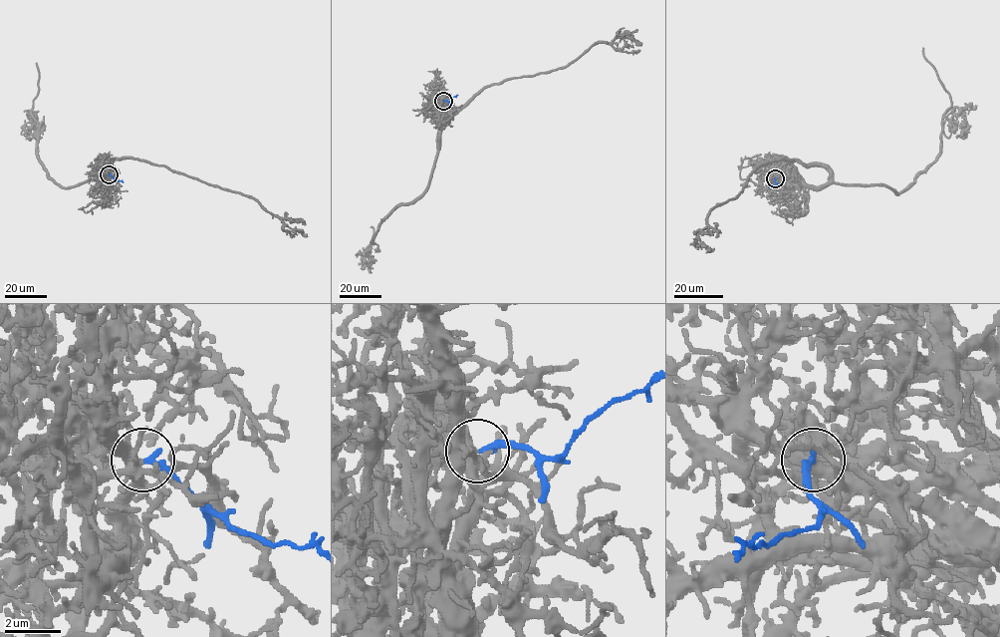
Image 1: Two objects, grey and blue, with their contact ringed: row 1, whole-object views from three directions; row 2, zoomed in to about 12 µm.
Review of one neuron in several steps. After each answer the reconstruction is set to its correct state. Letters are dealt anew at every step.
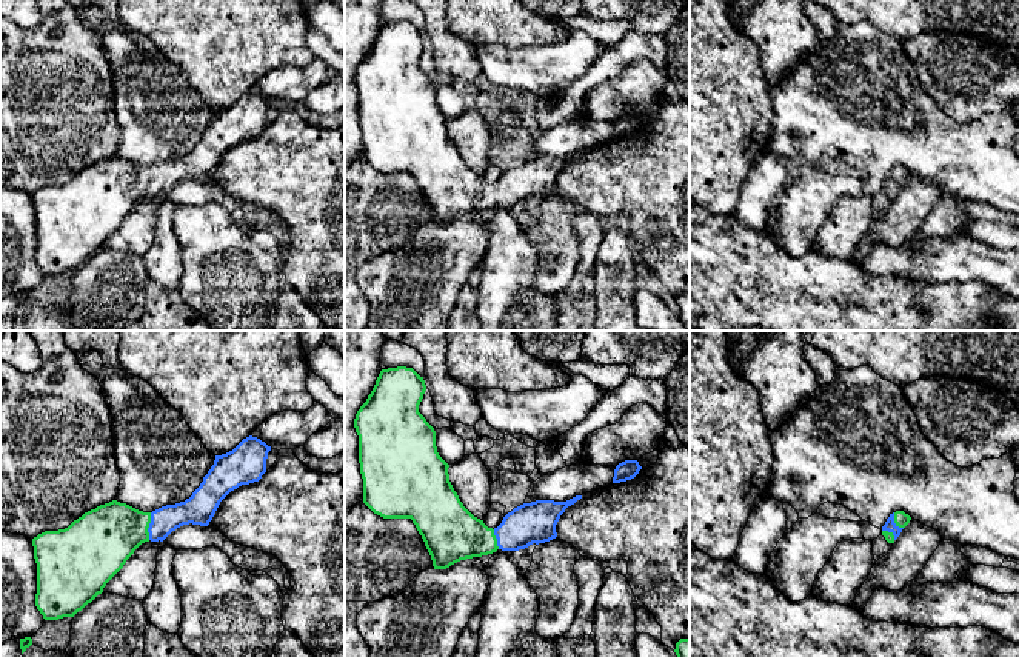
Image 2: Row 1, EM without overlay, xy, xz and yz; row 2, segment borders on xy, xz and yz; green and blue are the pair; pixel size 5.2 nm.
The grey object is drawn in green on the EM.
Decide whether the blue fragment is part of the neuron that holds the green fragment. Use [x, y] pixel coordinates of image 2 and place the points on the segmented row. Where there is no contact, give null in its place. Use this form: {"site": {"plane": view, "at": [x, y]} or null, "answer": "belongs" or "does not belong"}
{"site": {"plane": "xy", "at": [148, 526]}, "answer": "belongs"}

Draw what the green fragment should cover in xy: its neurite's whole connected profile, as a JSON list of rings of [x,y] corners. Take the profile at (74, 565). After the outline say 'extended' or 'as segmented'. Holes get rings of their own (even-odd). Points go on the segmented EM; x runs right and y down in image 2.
[[[257,437],[243,439],[232,451],[215,455],[214,465],[189,499],[162,506],[152,512],[139,511],[126,503],[112,500],[85,512],[68,528],[45,531],[32,539],[37,563],[35,606],[45,620],[74,617],[99,594],[123,568],[126,560],[145,542],[163,542],[183,525],[208,526],[220,502],[242,485],[259,482],[266,472],[271,446]]]; extended

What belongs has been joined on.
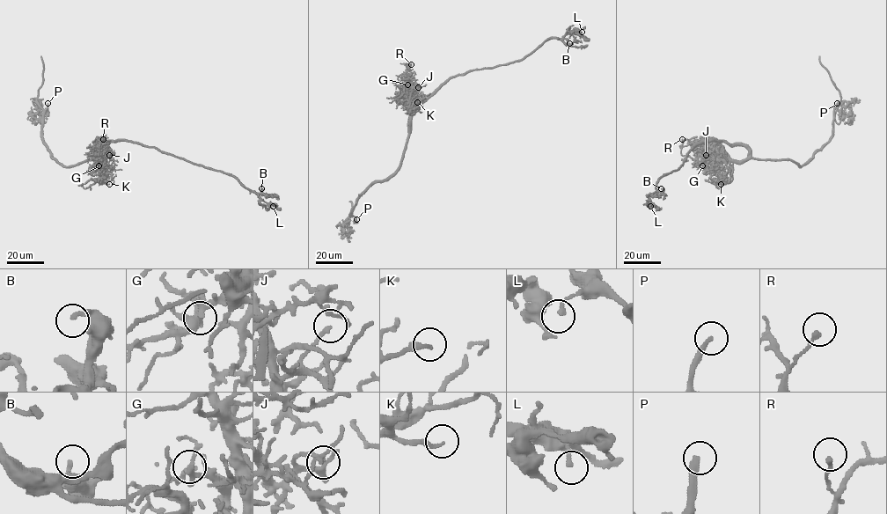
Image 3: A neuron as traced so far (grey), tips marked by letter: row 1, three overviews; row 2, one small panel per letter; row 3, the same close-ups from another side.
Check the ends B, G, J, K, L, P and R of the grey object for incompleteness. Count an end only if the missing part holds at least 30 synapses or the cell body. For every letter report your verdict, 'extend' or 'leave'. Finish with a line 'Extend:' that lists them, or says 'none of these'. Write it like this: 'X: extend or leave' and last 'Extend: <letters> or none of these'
B: leave
G: extend
J: leave
K: leave
L: leave
P: extend
R: leave
Extend: G, P

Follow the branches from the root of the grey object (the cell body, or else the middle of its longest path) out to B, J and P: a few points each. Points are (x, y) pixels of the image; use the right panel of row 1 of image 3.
B: (736, 144), (713, 140), (698, 143), (687, 152), (676, 170), (659, 179), (656, 188), (663, 194), (661, 188)
J: (736, 144), (743, 144), (748, 150), (746, 158), (739, 161), (719, 160), (706, 155)
P: (736, 144), (743, 144), (752, 157), (790, 159), (802, 166), (829, 140), (837, 103)

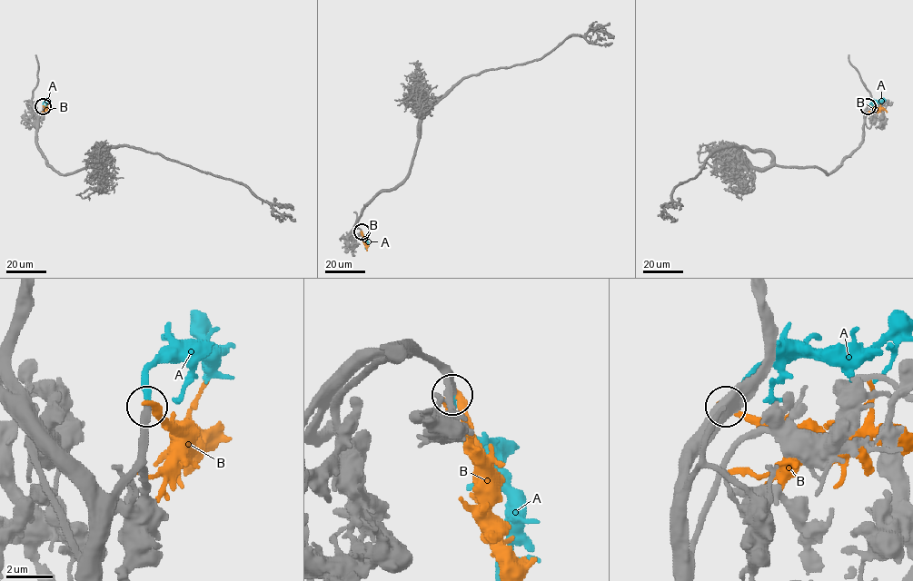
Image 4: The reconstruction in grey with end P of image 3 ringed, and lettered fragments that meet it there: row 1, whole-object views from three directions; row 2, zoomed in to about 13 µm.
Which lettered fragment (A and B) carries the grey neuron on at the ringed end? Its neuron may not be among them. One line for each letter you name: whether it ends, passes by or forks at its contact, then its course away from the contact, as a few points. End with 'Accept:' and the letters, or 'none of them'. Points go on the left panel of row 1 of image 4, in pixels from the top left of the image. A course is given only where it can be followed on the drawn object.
A: it ends there
Accept: A

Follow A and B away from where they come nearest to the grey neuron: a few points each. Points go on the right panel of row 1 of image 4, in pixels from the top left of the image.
A: (868, 106), (877, 101), (882, 101), (881, 104)
B: (868, 106), (887, 112)

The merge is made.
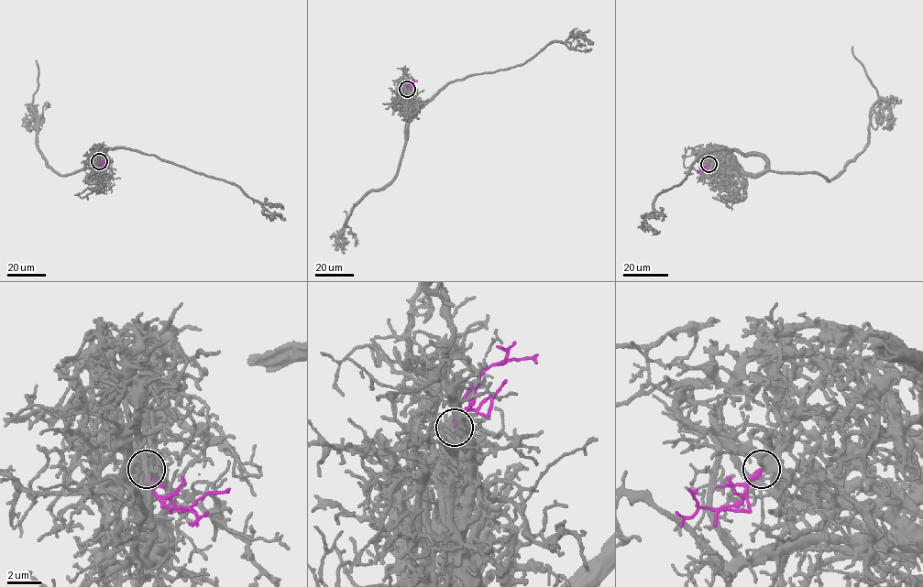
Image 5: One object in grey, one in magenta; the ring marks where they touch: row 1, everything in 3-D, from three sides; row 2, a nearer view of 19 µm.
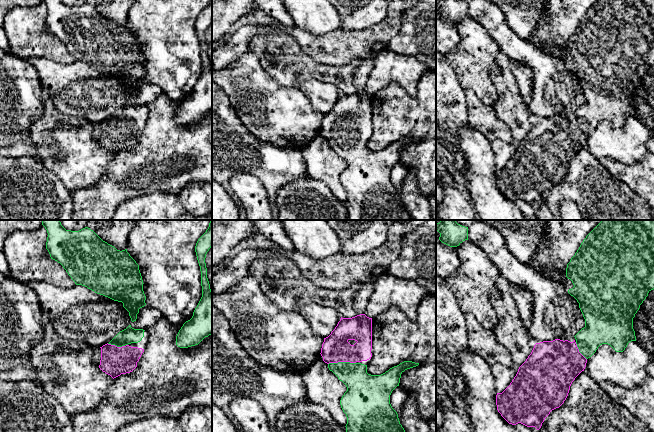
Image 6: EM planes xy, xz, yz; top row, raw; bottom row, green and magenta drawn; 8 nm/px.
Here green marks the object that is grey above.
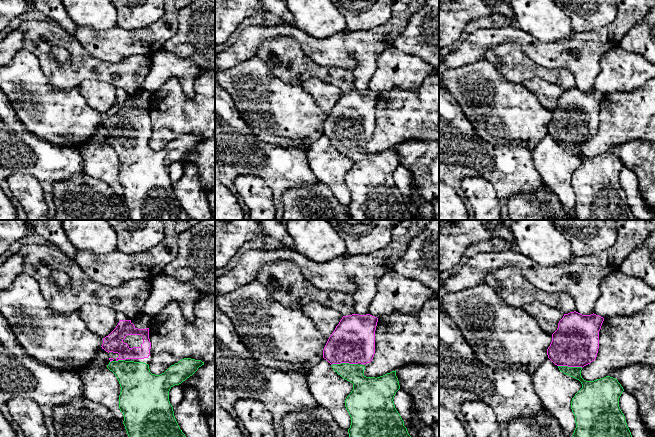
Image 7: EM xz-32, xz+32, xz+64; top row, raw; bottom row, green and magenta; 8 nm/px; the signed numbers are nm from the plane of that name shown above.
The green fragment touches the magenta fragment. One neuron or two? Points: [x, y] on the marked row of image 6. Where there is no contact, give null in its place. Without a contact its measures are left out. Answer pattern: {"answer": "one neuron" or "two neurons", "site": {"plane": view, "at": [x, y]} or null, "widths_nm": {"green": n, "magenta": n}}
{"answer": "one neuron", "site": {"plane": "xz", "at": [341, 362]}, "widths_nm": {"green": 240, "magenta": 220}}

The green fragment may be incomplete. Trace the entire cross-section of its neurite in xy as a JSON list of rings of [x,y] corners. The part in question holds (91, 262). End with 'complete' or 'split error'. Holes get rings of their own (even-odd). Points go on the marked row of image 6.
[[[42,220],[48,233],[46,249],[76,285],[122,302],[131,321],[146,305],[139,265],[125,250],[117,250],[93,230],[66,230],[60,220]]]; complete

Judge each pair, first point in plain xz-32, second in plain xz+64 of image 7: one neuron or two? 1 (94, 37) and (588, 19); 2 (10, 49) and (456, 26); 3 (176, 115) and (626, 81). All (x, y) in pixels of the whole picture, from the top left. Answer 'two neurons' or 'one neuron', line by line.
1: two neurons
2: two neurons
3: two neurons

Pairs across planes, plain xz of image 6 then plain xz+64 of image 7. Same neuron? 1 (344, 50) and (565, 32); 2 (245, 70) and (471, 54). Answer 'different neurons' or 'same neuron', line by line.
1: different neurons
2: different neurons

